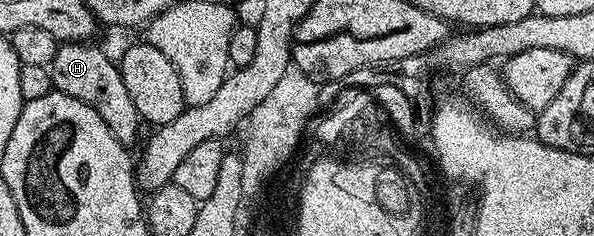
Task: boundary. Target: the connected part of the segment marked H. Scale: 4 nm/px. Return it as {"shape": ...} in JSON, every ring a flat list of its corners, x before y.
{"shape":[[92,41,63,42,58,45,55,56,48,66,54,91,75,96,75,100,83,100,87,108,95,108,95,112,99,112,100,118,103,119,103,124,111,128,115,140,119,140,127,148,132,147,137,133,143,129,141,117,131,101,131,95,123,85,123,76,118,63,114,59,112,62,99,47,93,45]]}

